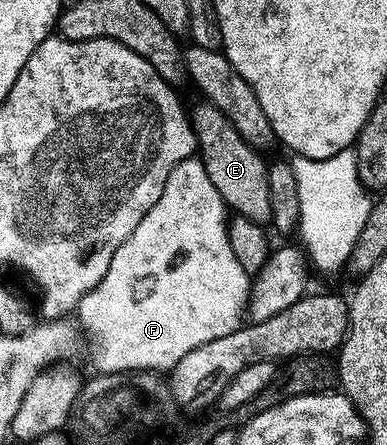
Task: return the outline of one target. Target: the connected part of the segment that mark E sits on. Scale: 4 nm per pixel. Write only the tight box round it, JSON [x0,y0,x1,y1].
[189,101,270,225]

